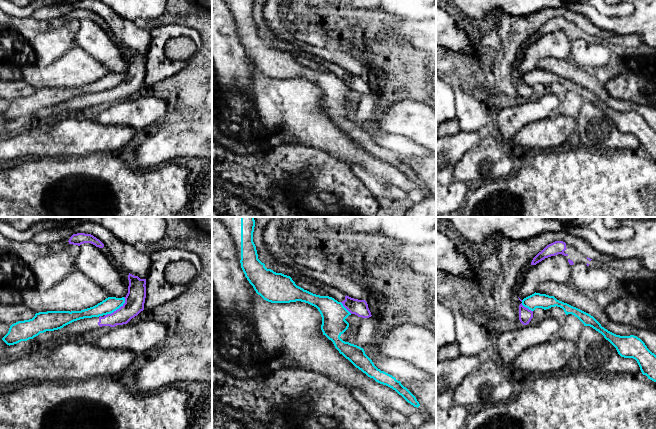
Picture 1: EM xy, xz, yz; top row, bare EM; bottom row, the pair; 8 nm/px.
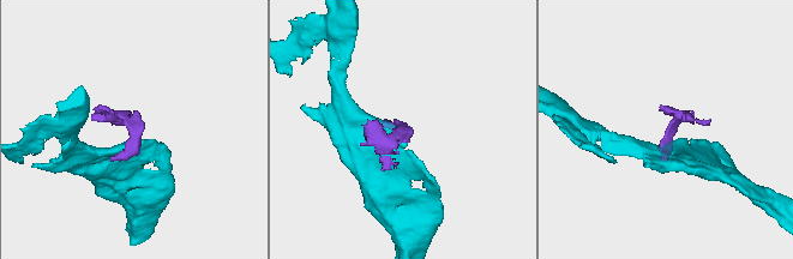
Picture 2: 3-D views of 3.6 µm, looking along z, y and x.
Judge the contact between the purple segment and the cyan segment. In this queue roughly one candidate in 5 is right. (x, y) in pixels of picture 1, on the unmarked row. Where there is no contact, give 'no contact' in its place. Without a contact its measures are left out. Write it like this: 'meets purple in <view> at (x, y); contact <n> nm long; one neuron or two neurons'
meets purple in xy at (117, 85); contact 220 nm long; two neurons

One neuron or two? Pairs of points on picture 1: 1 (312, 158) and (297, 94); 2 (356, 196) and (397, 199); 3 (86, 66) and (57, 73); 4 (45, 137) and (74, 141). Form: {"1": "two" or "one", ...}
{"1": "two", "2": "two", "3": "one", "4": "one"}

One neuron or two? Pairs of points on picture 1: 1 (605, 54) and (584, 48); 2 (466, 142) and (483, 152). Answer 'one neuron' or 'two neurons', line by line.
1: one neuron
2: two neurons

